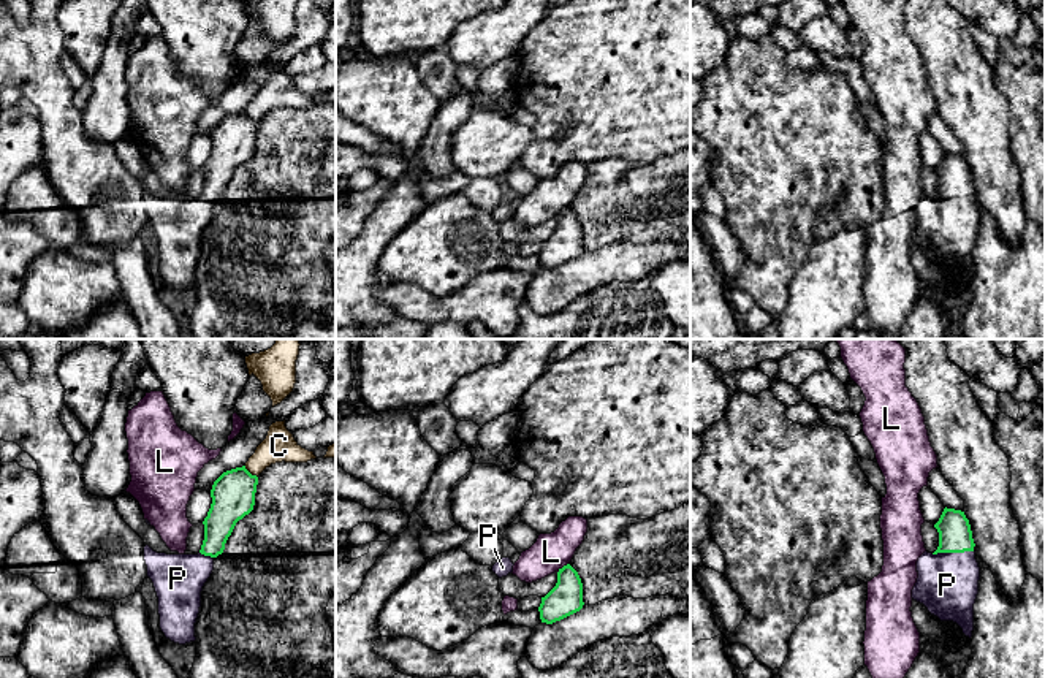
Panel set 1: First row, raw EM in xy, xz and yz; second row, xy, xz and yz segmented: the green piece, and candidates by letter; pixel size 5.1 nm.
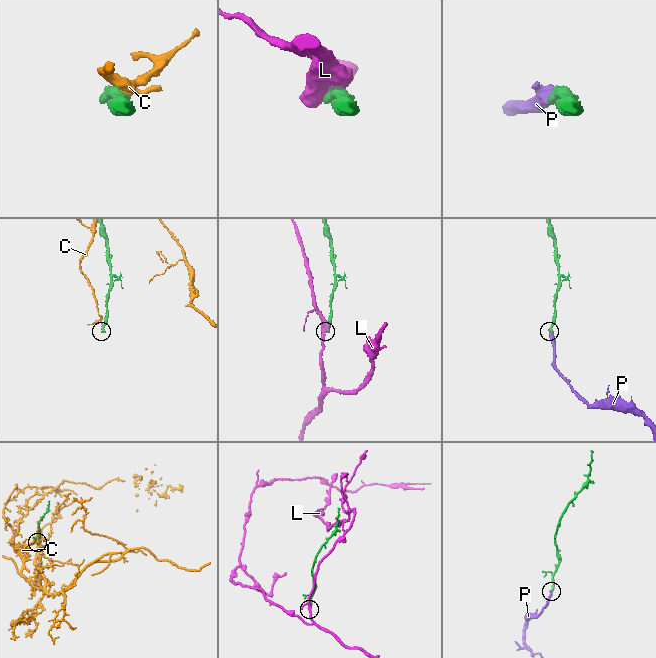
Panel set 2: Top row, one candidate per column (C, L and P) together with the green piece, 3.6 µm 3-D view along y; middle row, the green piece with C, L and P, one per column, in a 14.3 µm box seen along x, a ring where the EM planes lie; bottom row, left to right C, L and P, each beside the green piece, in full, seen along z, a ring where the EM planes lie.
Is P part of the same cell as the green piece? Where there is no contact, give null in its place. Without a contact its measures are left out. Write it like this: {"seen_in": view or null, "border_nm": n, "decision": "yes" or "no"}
{"seen_in": "yz", "border_nm": 220, "decision": "yes"}

